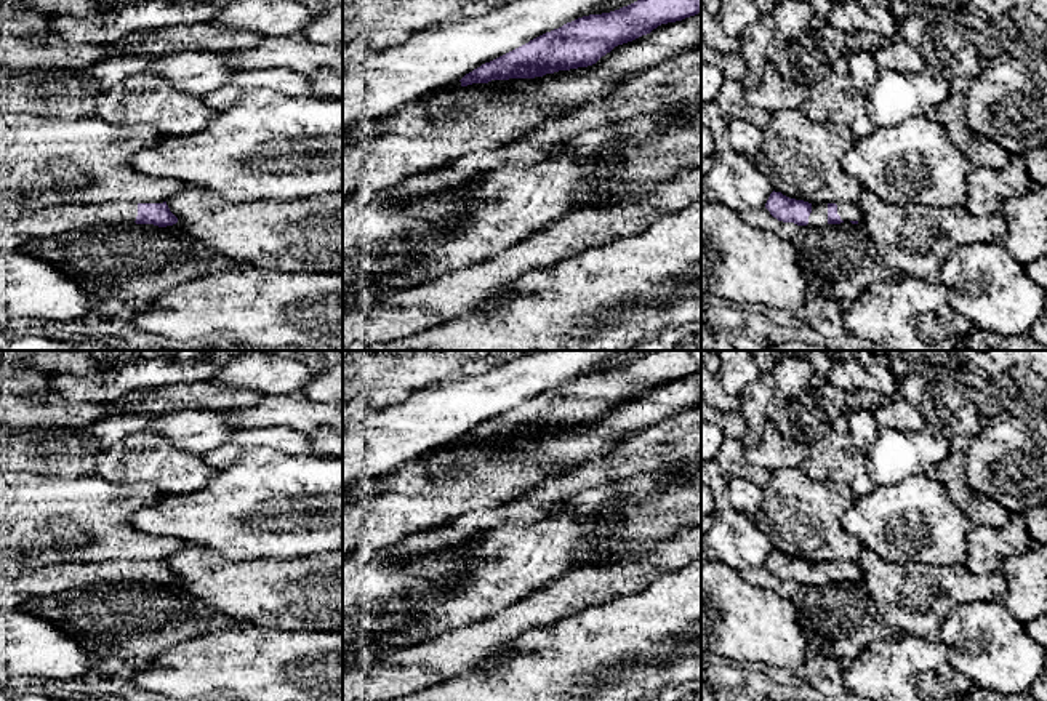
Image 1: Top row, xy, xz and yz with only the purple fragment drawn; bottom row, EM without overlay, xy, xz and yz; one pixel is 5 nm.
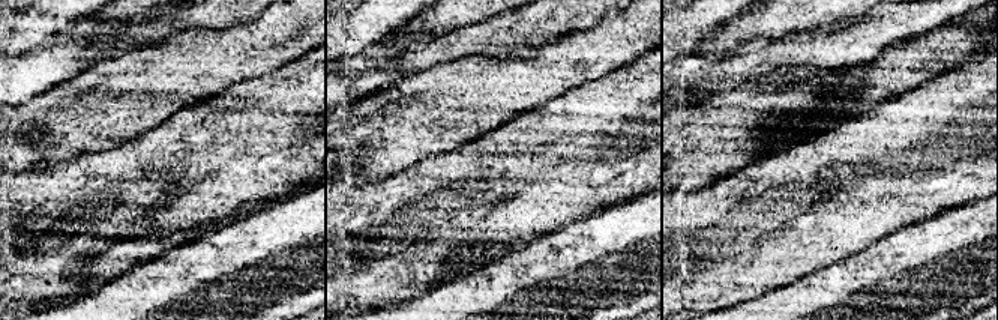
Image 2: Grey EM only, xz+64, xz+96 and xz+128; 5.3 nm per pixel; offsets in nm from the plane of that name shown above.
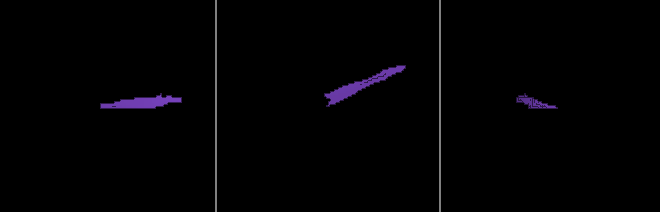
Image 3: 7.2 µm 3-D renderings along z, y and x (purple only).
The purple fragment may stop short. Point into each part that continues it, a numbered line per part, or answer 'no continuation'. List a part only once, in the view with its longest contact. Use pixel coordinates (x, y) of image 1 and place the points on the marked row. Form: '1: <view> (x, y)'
1: yz (818, 218)

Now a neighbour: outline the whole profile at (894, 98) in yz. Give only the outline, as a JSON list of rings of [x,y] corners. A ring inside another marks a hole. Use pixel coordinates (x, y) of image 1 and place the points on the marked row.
[[[879,69],[872,86],[864,94],[866,112],[876,128],[890,128],[922,114],[935,117],[937,107],[948,96],[948,82],[930,69],[911,75]]]

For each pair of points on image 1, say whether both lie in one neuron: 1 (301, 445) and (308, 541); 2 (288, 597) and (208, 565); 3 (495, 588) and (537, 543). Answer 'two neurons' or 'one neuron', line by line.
1: two neurons
2: one neuron
3: one neuron

